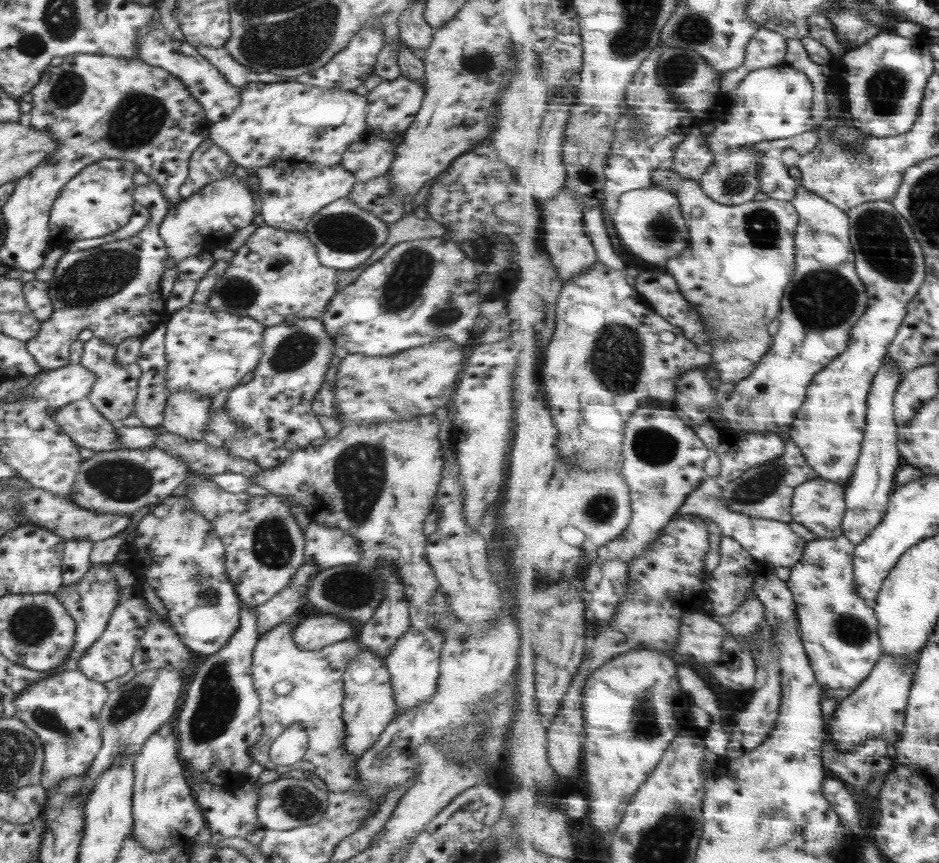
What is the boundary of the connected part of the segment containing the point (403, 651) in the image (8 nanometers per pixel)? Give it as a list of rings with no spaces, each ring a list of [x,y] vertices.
[[[433,627],[422,632],[410,628],[405,632],[405,636],[396,641],[391,653],[385,657],[385,665],[392,678],[398,715],[406,715],[406,713],[414,711],[416,707],[420,707],[424,701],[434,695],[436,681],[439,677],[439,656],[444,639],[444,634]]]

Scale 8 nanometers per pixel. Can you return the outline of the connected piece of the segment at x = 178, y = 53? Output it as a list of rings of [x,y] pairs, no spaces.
[[[159,17],[150,19],[145,24],[145,27],[139,30],[137,57],[146,62],[146,64],[171,72],[181,80],[181,83],[189,90],[189,93],[200,103],[200,106],[204,109],[205,117],[211,123],[224,118],[227,119],[240,104],[241,90],[228,83],[224,75],[197,51],[197,47],[174,40],[171,36],[168,36]]]

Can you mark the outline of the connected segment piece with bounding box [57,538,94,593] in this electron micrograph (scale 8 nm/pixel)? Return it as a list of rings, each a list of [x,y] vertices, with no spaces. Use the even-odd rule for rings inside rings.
[[[79,538],[65,541],[61,558],[63,586],[57,590],[57,593],[62,592],[64,586],[76,584],[88,572],[91,567],[89,556],[93,544],[92,540],[80,540]]]

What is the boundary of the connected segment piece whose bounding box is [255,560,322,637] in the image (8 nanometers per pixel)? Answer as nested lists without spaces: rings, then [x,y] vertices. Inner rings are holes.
[[[305,560],[291,576],[289,583],[277,592],[277,595],[272,596],[264,604],[255,606],[257,631],[260,637],[296,612],[305,598],[309,582],[321,569]]]

